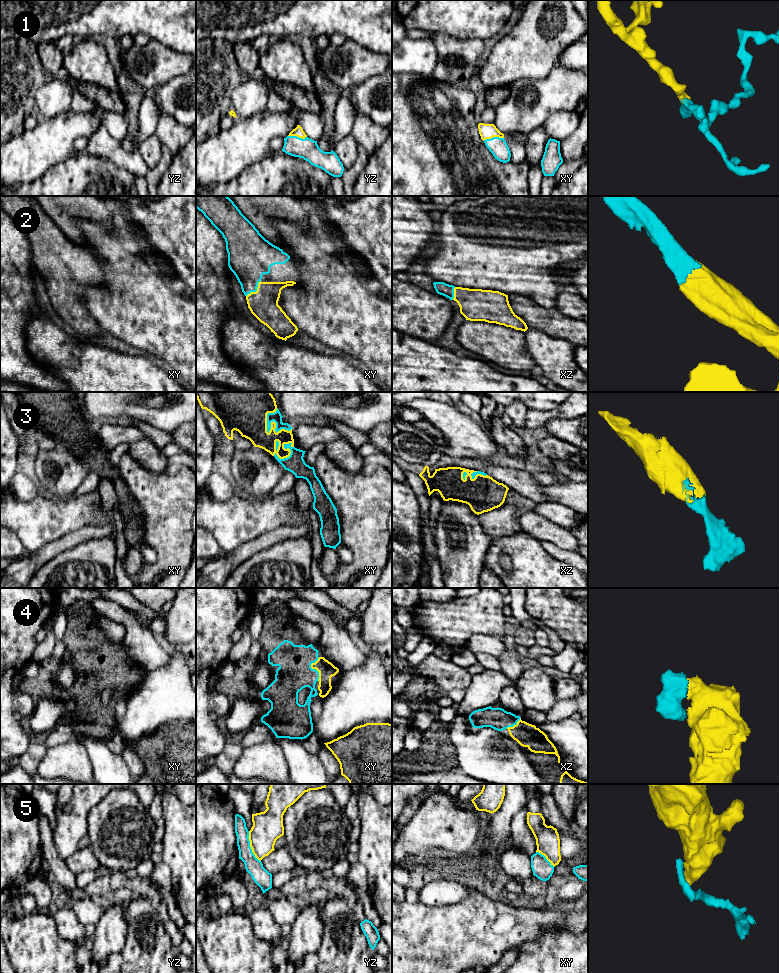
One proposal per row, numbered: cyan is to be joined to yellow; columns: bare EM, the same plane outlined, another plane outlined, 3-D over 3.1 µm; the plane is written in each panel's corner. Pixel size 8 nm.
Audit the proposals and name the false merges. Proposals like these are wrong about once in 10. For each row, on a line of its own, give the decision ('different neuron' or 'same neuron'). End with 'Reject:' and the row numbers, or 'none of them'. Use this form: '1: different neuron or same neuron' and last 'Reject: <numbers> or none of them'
1: same neuron
2: same neuron
3: same neuron
4: same neuron
5: different neuron
Reject: 5

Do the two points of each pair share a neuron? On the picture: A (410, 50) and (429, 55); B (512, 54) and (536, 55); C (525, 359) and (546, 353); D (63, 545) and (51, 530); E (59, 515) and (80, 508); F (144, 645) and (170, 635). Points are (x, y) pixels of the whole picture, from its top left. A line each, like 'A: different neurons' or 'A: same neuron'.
A: same neuron
B: same neuron
C: different neurons
D: different neurons
E: same neuron
F: different neurons

